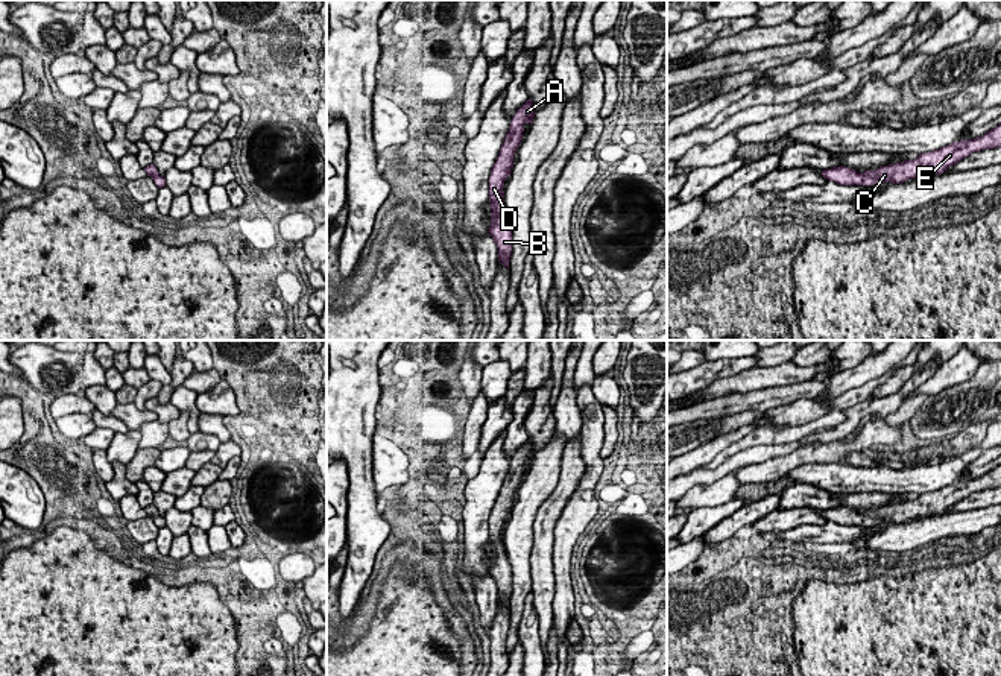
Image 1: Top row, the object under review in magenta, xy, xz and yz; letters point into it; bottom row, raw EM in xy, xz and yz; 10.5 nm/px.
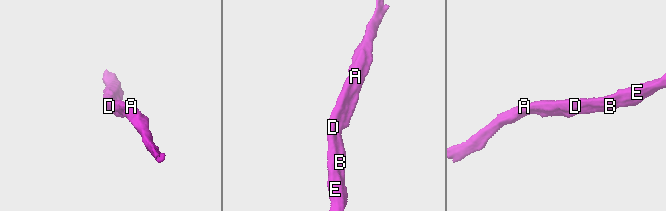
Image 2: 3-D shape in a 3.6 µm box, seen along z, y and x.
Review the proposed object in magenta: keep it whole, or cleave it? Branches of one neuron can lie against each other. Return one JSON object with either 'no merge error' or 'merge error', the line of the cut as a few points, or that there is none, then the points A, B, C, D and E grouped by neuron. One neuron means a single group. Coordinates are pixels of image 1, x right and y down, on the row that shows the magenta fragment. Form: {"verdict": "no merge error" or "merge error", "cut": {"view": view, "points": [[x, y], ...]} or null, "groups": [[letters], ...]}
{"verdict": "no merge error", "cut": null, "groups": [["A", "B", "C", "D", "E"]]}

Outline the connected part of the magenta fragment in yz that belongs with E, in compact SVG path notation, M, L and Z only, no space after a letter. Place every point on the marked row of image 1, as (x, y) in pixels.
M1001 125L981 137L960 140L933 152L919 153L916 160L883 166L876 170L858 173L845 166L822 170L822 176L840 185L878 185L881 182L902 184L916 176L942 175L948 167L969 156L972 152L1001 147Z

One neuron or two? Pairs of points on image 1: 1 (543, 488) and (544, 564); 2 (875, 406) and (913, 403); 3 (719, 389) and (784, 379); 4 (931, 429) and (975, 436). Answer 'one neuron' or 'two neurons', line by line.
1: two neurons
2: two neurons
3: one neuron
4: two neurons

